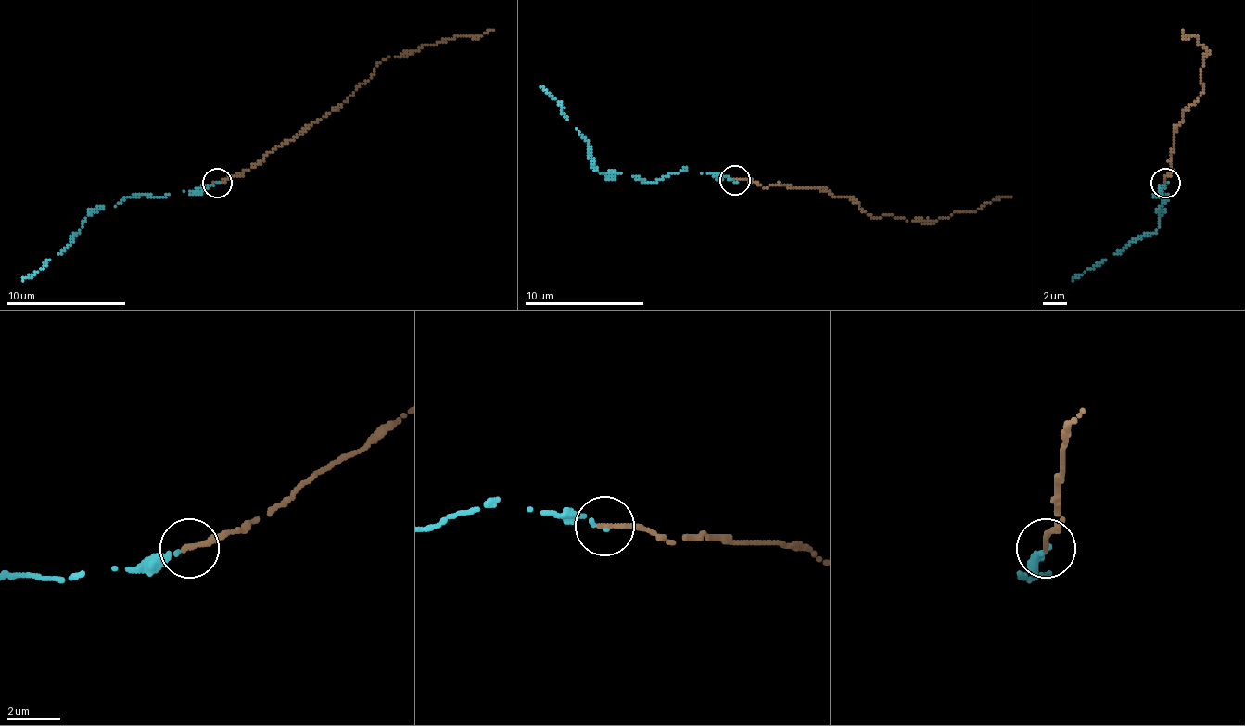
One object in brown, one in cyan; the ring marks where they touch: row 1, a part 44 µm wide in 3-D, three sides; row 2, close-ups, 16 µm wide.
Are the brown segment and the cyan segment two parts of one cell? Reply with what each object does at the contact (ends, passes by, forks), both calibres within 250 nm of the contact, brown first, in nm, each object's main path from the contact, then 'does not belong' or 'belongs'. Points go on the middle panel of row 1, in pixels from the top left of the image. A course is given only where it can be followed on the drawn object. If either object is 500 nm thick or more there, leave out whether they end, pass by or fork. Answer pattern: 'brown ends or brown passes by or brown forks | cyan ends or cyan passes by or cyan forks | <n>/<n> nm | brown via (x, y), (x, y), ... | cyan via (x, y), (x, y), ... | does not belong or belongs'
brown ends | cyan ends | 220/140 nm | brown via (734, 179), (767, 188), (823, 188), (832, 197), (850, 197), (874, 218), (907, 221), (975, 211), (1011, 197) | cyan via (734, 182), (725, 176), (680, 170), (641, 182), (632, 176), (603, 173), (594, 167), (588, 143), (540, 86) | belongs

